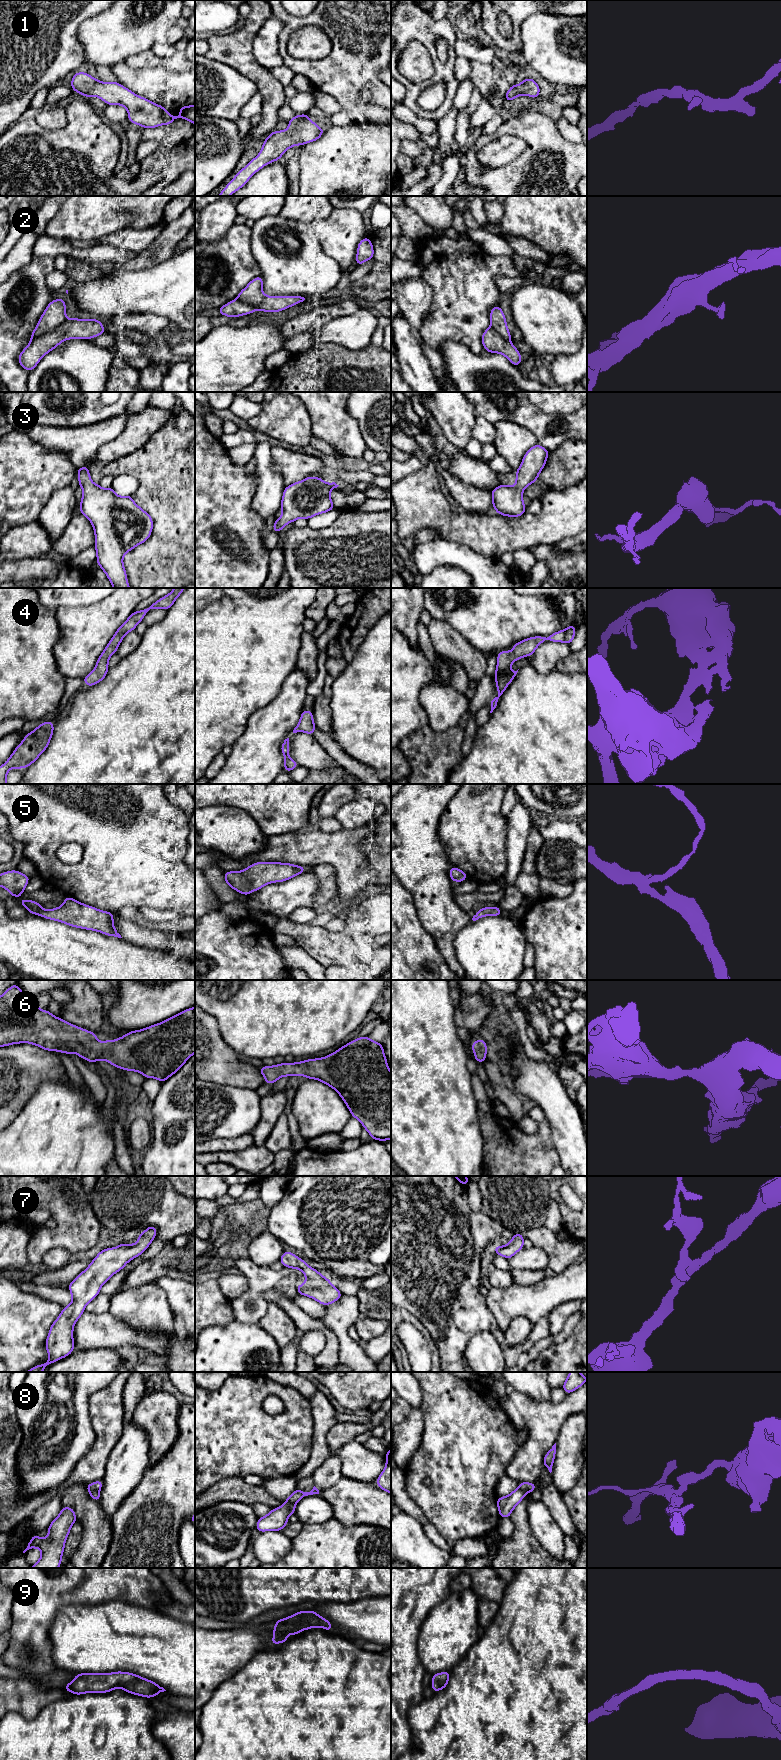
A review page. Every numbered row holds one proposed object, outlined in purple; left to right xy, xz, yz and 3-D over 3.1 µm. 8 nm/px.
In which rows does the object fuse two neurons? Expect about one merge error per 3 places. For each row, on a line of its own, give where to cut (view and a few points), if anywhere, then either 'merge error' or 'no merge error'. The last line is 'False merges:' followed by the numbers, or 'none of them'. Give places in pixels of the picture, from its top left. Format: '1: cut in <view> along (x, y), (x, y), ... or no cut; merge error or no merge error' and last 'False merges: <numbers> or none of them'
1: no cut; no merge error
2: no cut; no merge error
3: no cut; no merge error
4: no cut; no merge error
5: no cut; no merge error
6: no cut; no merge error
7: no cut; no merge error
8: cut in xy along (99, 1489), (89, 1492); merge error
9: no cut; no merge error
False merges: 8

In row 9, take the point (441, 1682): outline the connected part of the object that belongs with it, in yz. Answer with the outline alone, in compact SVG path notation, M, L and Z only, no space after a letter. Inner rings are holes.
M448 1671L432 1674L431 1687L433 1688L434 1693L444 1689L448 1685L449 1678L450 1672Z

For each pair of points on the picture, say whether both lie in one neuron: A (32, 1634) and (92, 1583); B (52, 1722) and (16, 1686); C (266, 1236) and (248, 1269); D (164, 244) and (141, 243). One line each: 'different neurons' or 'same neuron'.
A: same neuron
B: different neurons
C: different neurons
D: different neurons

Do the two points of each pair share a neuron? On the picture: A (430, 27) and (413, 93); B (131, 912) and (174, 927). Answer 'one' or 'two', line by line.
A: one
B: one

